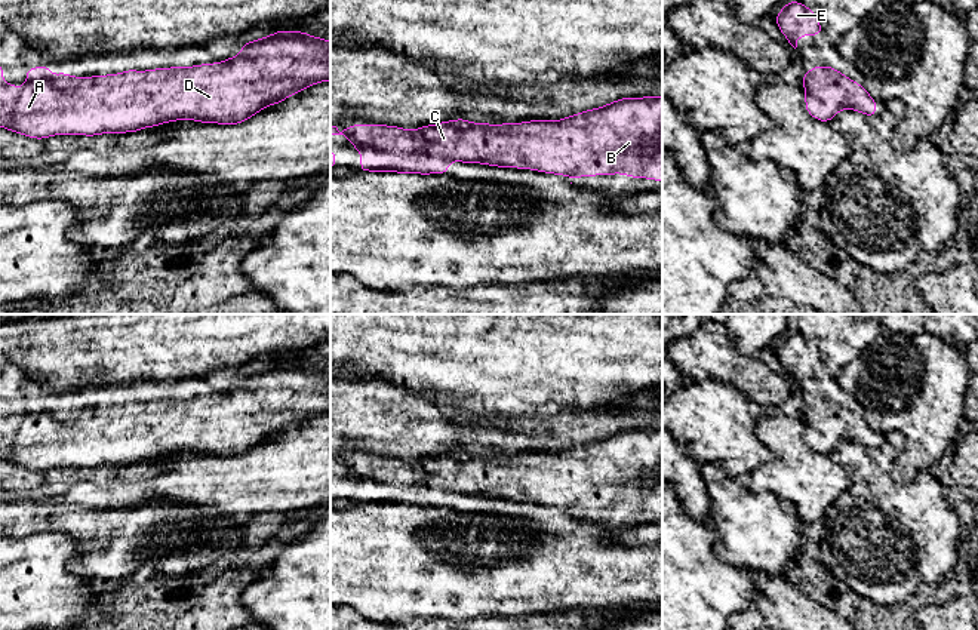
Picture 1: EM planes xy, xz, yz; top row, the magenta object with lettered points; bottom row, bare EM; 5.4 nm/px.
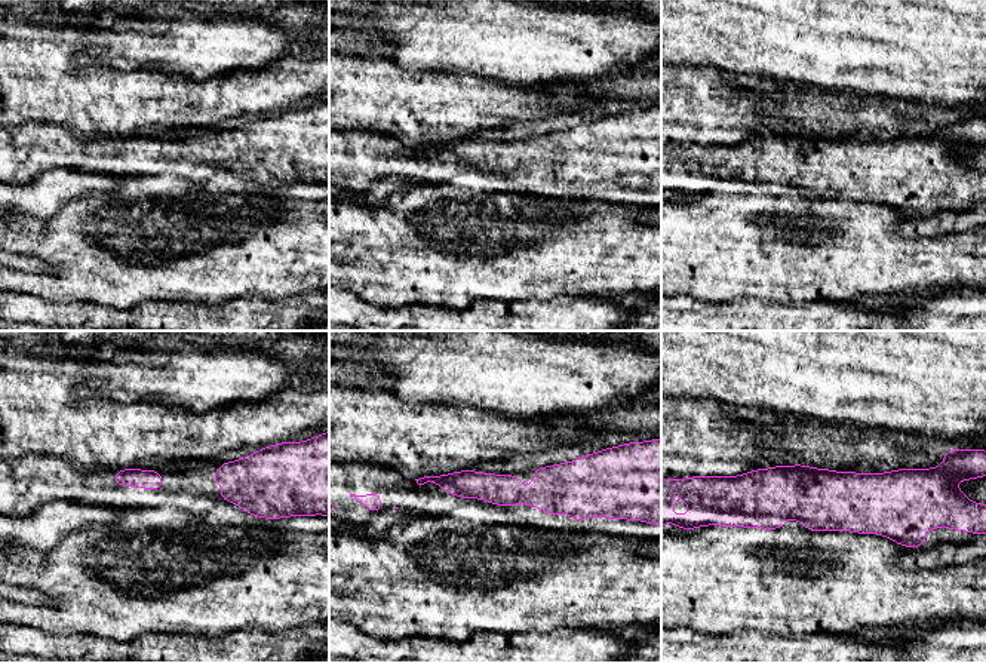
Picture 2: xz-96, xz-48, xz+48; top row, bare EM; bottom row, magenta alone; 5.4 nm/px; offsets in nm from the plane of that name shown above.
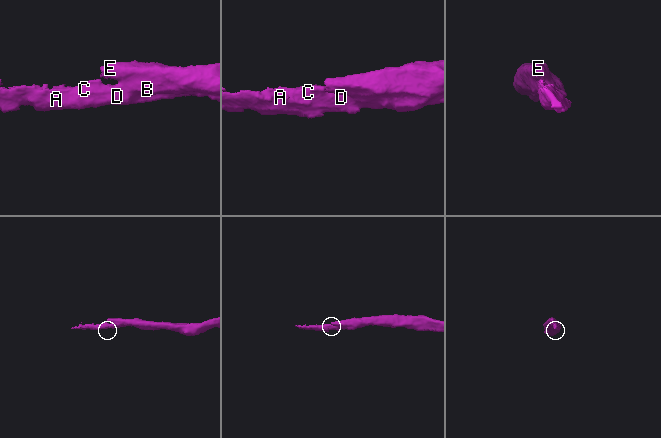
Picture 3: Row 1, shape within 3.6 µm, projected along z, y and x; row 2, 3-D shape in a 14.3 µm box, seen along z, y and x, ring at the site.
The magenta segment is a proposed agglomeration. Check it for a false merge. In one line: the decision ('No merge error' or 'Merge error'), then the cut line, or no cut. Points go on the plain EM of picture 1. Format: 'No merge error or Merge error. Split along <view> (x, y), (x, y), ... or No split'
No merge error. No split

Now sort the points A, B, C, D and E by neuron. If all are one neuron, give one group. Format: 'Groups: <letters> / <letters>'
Groups: A B C D E

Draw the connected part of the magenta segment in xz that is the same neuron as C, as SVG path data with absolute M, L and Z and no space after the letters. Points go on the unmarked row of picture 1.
M662 428L621 430L608 437L576 445L556 454L532 452L522 455L471 455L465 451L442 454L418 460L412 464L399 458L345 458L342 464L330 458L330 467L344 467L360 483L360 504L449 505L448 497L455 494L482 495L498 500L532 501L545 505L568 507L572 514L578 508L625 505L630 510L648 510L662 514Z

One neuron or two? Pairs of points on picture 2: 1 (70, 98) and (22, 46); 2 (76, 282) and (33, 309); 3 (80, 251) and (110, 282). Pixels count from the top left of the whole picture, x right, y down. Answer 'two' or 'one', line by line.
1: one
2: two
3: one

